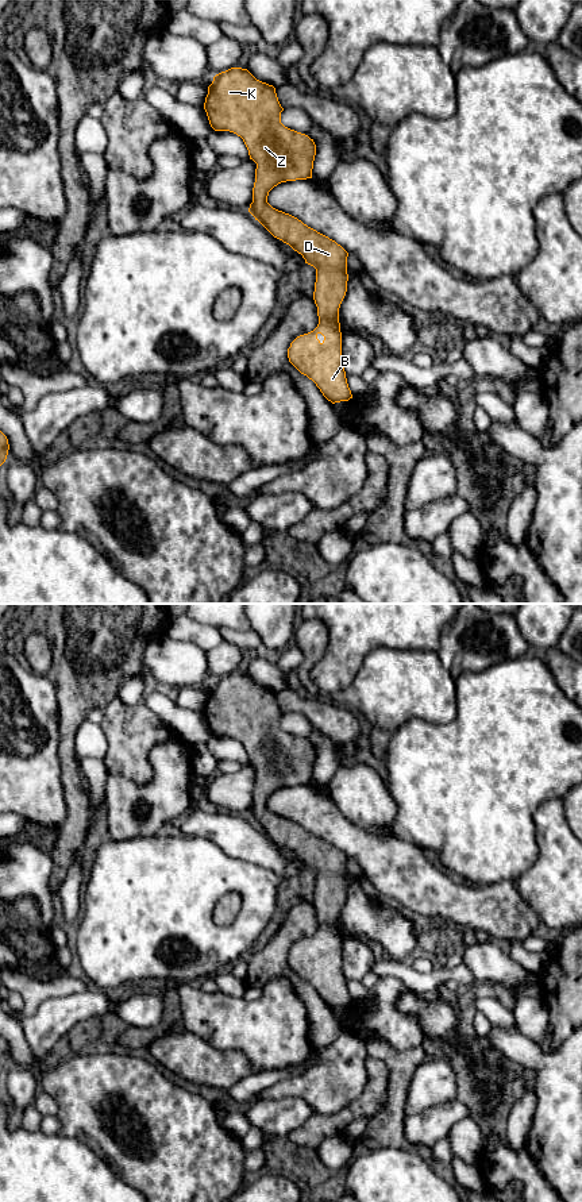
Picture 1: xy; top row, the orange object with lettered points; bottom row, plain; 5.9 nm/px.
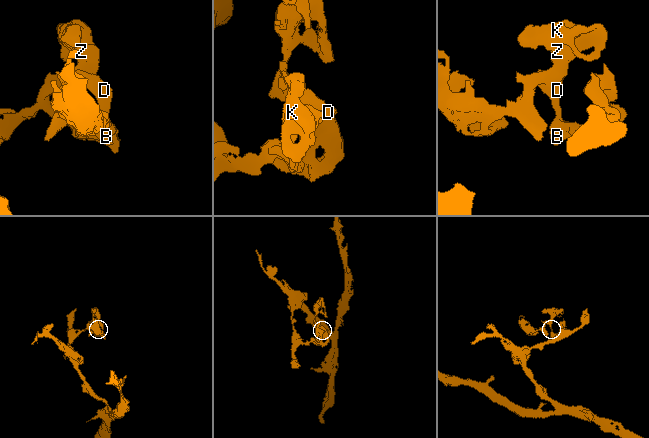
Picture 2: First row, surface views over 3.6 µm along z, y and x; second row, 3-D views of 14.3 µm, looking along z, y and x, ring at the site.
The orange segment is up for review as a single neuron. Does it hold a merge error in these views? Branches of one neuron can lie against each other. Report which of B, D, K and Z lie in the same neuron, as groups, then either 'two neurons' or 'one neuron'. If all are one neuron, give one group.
B D K Z | one neuron

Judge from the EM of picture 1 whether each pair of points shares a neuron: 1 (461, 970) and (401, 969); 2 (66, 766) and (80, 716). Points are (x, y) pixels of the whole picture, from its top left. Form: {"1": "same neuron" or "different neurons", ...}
{"1": "same neuron", "2": "same neuron"}

